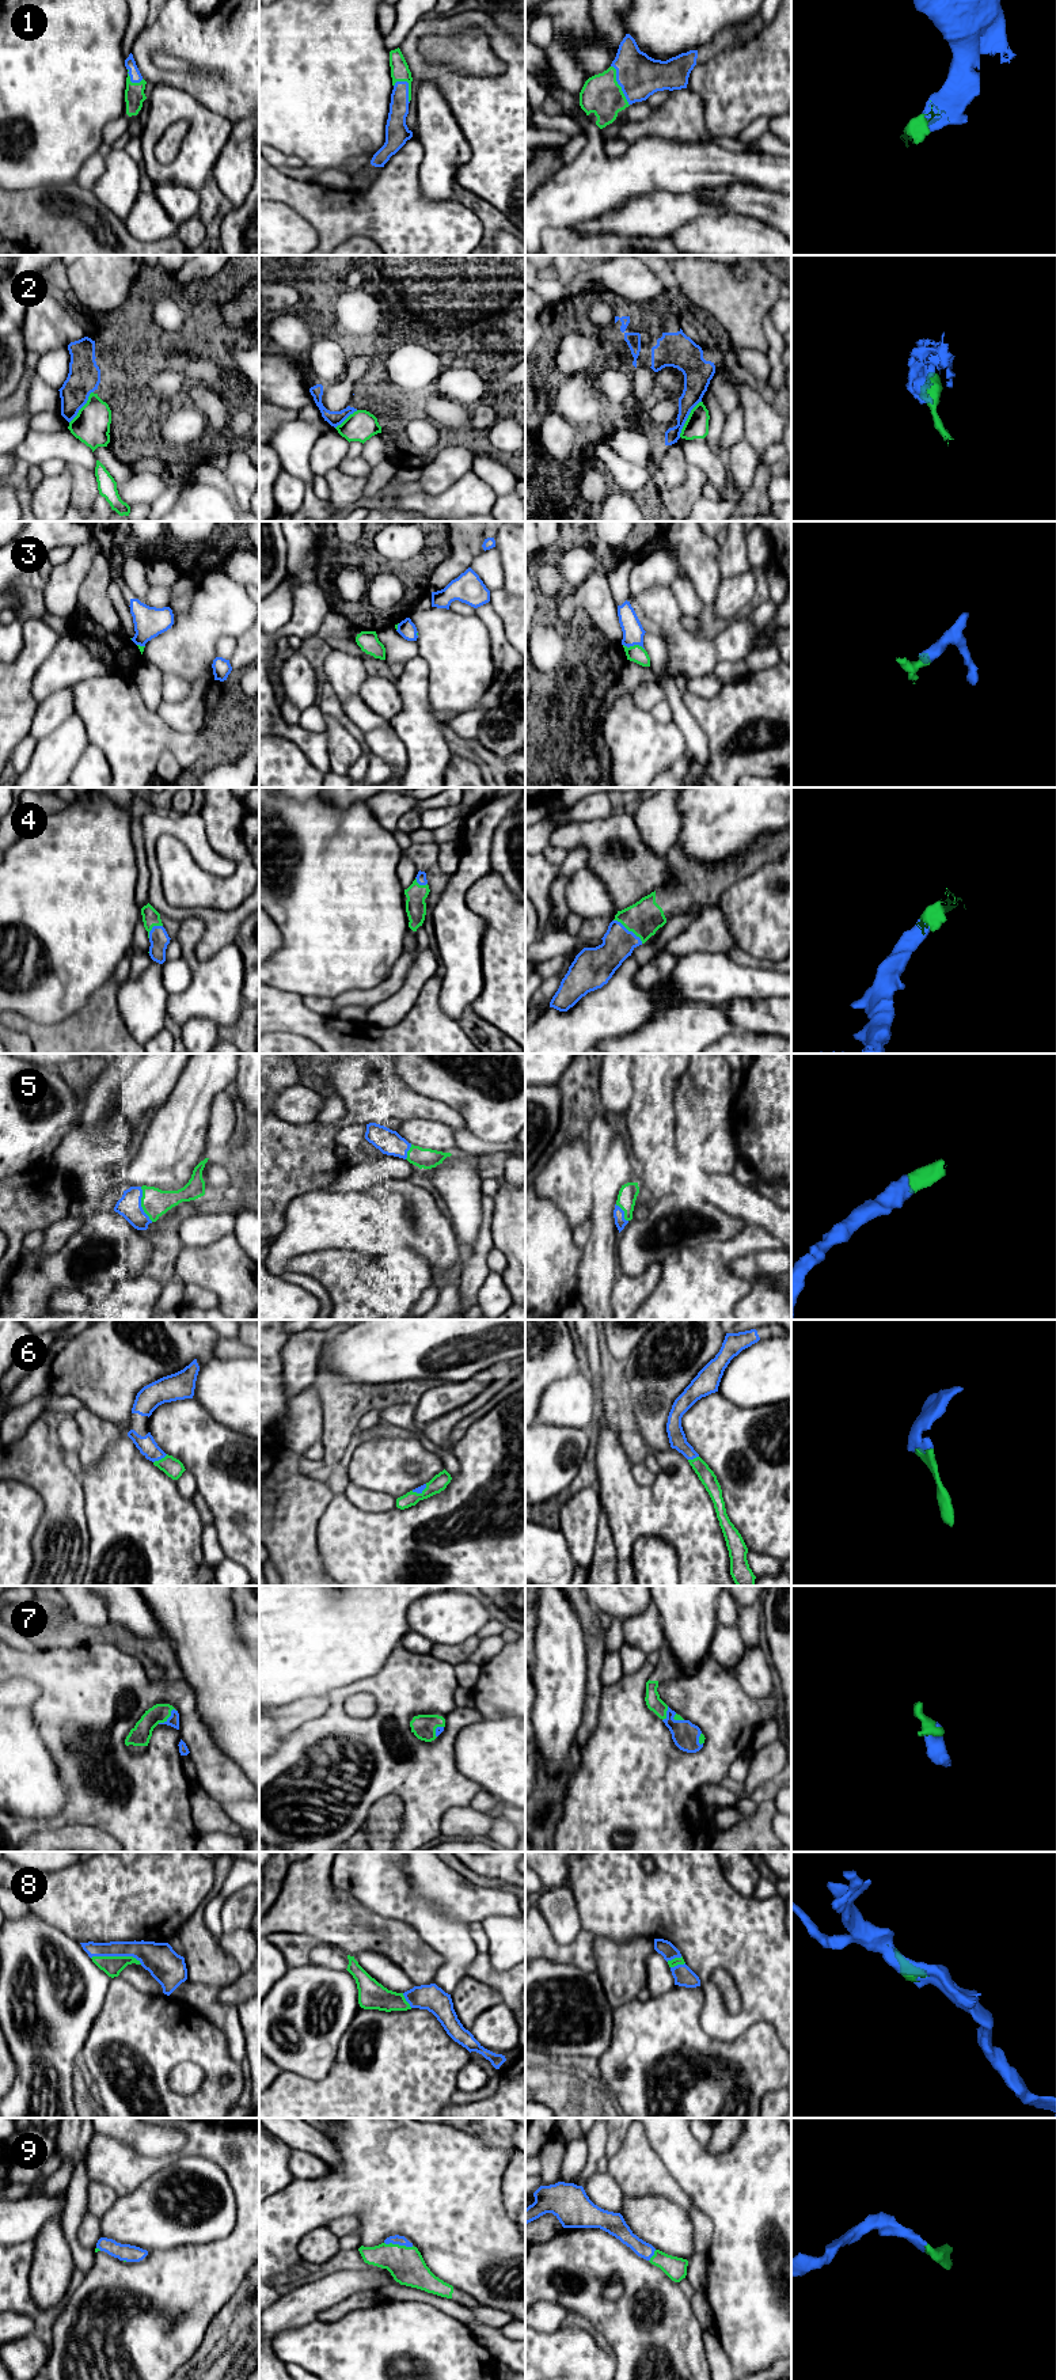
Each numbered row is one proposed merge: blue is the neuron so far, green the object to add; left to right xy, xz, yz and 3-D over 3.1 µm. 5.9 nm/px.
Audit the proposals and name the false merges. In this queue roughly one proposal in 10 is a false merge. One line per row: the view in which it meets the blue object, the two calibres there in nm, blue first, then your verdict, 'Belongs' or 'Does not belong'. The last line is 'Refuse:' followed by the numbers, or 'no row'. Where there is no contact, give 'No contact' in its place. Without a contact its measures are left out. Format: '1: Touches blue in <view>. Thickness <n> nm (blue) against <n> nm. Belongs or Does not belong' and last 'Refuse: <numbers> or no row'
1: Touches blue in yz. Thickness 260 nm (blue) against 240 nm. Belongs
2: Touches blue in yz. Thickness 160 nm (blue) against 140 nm. Does not belong
3: Touches blue in yz. Thickness 130 nm (blue) against 100 nm. Belongs
4: Touches blue in yz. Thickness 200 nm (blue) against 200 nm. Belongs
5: Touches blue in xy. Thickness 140 nm (blue) against 160 nm. Belongs
6: Touches blue in xy. Thickness 110 nm (blue) against 110 nm. Belongs
7: Touches blue in xy. Thickness 70 nm (blue) against 120 nm. Belongs
8: Touches blue in xy. Thickness 190 nm (blue) against 110 nm. Belongs
9: Touches blue in xz. Thickness 60 nm (blue) against 220 nm. Belongs
Refuse: 2

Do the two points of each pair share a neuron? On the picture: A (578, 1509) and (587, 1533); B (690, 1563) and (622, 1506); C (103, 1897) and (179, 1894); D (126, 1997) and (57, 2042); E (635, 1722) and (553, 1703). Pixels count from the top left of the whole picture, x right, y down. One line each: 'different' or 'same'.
A: same
B: same
C: same
D: different
E: different

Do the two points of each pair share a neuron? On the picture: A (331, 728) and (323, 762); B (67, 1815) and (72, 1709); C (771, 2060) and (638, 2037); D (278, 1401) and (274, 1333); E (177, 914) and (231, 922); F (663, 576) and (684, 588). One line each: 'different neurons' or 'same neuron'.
A: different neurons
B: same neuron
C: same neuron
D: same neuron
E: same neuron
F: different neurons

